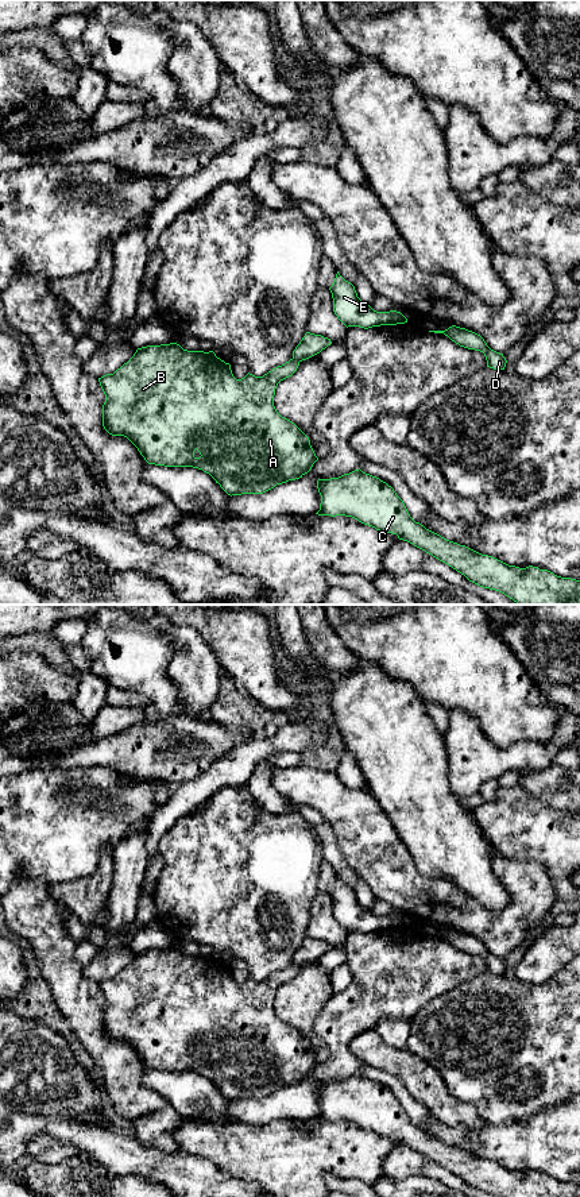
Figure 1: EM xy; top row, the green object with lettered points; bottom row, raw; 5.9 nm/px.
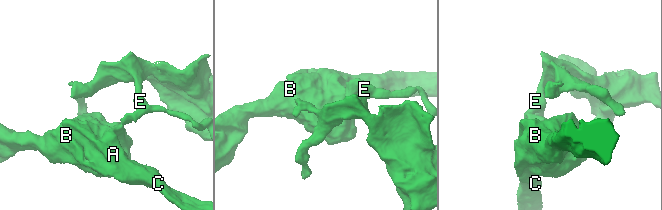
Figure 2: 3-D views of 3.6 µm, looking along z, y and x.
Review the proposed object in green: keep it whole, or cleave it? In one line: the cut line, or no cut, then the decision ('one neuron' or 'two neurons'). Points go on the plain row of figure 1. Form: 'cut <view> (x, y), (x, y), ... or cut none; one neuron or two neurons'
cut xy (293, 962), (298, 966); two neurons

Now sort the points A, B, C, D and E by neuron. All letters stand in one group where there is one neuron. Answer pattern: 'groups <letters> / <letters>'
groups A B C / D E

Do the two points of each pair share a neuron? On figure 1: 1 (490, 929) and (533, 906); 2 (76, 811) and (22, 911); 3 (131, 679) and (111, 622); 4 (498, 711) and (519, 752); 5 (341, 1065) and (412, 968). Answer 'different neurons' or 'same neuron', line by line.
1: same neuron
2: different neurons
3: same neuron
4: different neurons
5: same neuron

